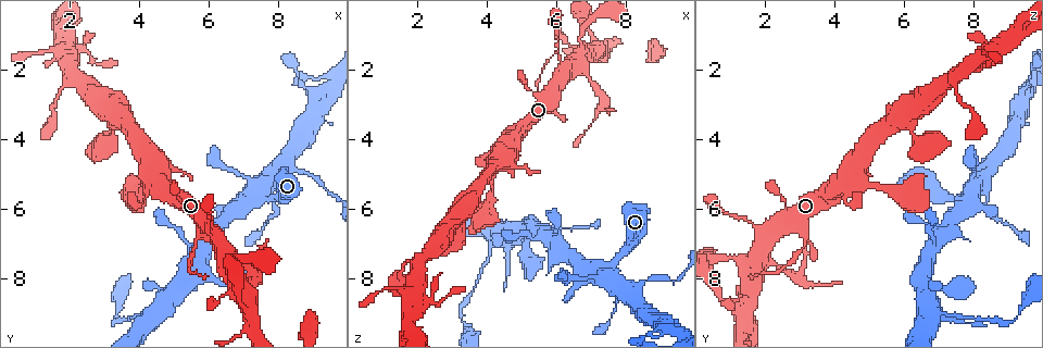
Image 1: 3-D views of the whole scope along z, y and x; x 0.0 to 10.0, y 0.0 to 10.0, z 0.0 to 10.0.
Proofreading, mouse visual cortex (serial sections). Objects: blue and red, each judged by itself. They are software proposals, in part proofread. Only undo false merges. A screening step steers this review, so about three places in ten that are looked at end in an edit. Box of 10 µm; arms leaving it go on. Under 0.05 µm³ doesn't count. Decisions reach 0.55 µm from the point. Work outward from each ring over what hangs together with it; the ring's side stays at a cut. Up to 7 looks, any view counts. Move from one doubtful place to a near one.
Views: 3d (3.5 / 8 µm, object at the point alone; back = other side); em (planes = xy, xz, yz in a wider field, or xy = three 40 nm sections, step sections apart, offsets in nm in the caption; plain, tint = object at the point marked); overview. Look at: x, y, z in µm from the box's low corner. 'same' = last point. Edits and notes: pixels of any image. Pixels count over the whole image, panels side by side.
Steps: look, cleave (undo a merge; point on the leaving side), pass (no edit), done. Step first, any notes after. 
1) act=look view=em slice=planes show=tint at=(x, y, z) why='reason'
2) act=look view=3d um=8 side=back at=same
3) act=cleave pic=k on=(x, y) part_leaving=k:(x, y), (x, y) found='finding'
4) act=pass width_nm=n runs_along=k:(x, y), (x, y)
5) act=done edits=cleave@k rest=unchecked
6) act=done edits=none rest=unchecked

act=look view=3d um=8 at=(6.25, 6.85, 2.25) why='small branch off a trunk'

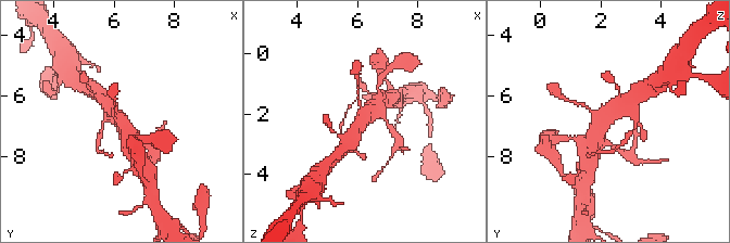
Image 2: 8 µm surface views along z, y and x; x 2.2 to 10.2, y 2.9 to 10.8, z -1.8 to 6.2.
act=look view=3d um=3.5 at=same why='zoom in'

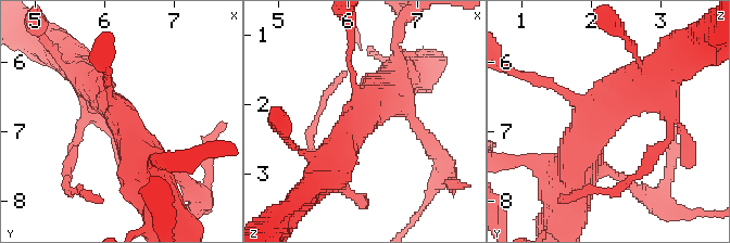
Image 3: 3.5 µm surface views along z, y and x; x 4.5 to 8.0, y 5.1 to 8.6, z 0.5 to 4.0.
act=look view=em slice=xy step=1 show=tint at=(6.25, 6.80, 2.25) arms=3 arm_widths_nm=100,500,600

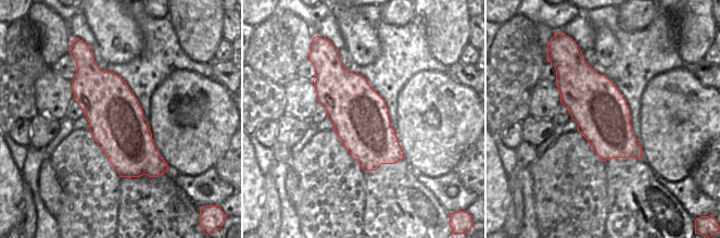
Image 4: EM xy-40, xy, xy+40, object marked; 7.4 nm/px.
act=pass runs_along=3:(656, 77), (619, 100), (569, 170) found='all the same cell'

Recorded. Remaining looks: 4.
act=look view=3d um=3.5 at=(7.15, 8.95, 1.35) why='narrows sharply'

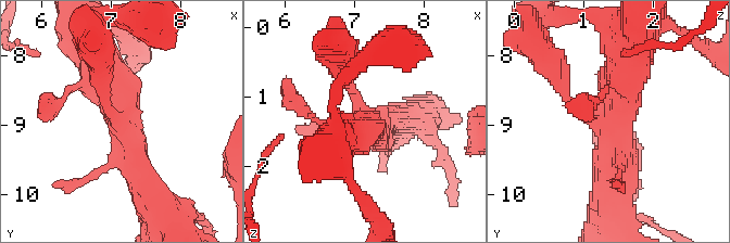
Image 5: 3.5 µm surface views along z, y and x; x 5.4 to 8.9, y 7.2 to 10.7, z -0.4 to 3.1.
act=look view=em slice=xy step=1 show=tint at=(7.15, 8.95, 1.45) arms=4 arm_widths_nm=150,150,350,450 why='now the EM'

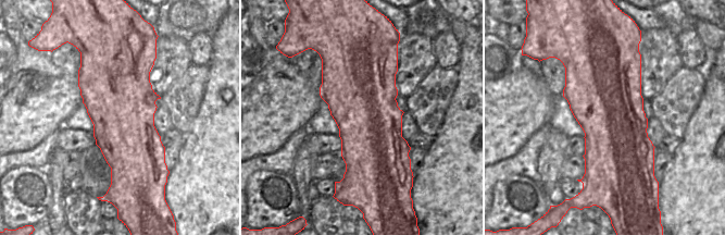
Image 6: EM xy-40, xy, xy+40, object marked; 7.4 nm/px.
act=look view=em slice=xy step=2 show=tint at=same

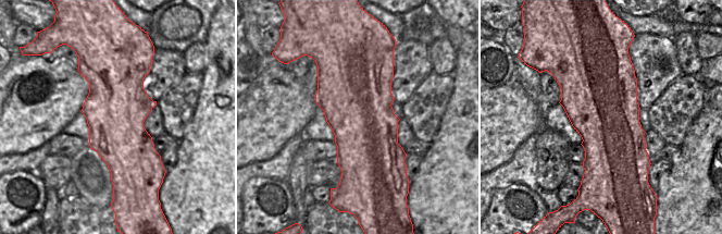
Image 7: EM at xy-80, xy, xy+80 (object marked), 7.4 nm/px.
act=pass width_nm=550 runs_along=5:(621, 54), (613, 122), (559, 88) found='one cell here'

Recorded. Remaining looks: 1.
act=done edits=none rest=unchecked

